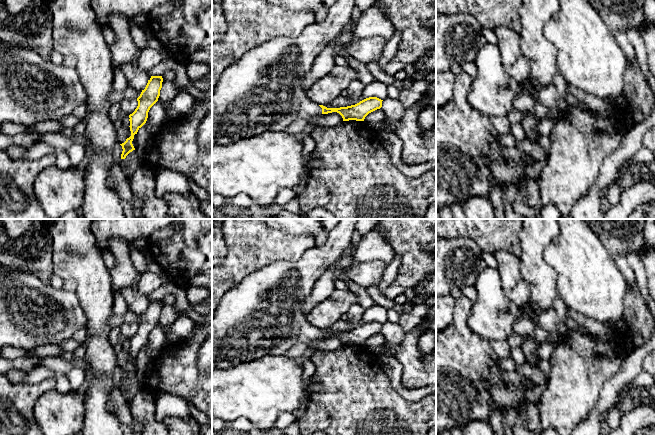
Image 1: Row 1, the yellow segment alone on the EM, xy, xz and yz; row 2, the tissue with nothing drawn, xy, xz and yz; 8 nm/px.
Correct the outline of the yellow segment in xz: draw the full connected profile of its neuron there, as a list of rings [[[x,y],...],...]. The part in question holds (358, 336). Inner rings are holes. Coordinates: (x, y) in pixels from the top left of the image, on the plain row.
[[[339,219],[324,245],[307,250],[296,262],[276,261],[251,273],[222,297],[212,317],[212,360],[217,369],[229,369],[266,355],[284,355],[297,343],[332,336],[339,337],[343,345],[364,345],[369,337],[382,331],[383,324],[369,321],[355,329],[327,332],[312,326],[302,311],[304,300],[320,277],[351,244],[358,220]]]

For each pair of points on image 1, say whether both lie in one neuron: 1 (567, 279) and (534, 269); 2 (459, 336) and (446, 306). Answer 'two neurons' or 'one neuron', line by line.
1: two neurons
2: two neurons

